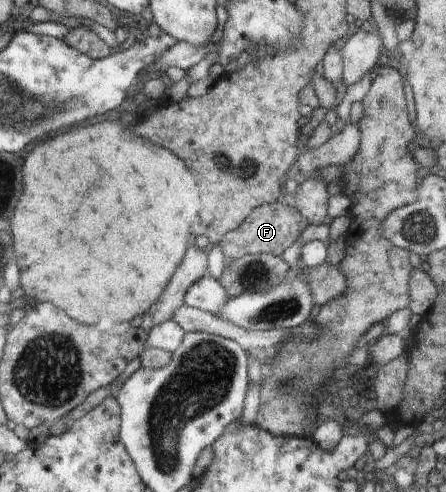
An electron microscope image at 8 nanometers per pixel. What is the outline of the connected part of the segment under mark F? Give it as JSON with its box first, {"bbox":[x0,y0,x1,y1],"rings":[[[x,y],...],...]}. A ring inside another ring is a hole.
{"bbox":[219,202,310,258],"rings":[[[284,202],[263,204],[253,209],[251,215],[239,225],[239,229],[229,231],[219,242],[224,255],[235,258],[247,254],[273,254],[280,256],[287,247],[300,237],[301,232],[310,224],[295,206],[290,206]]]}

